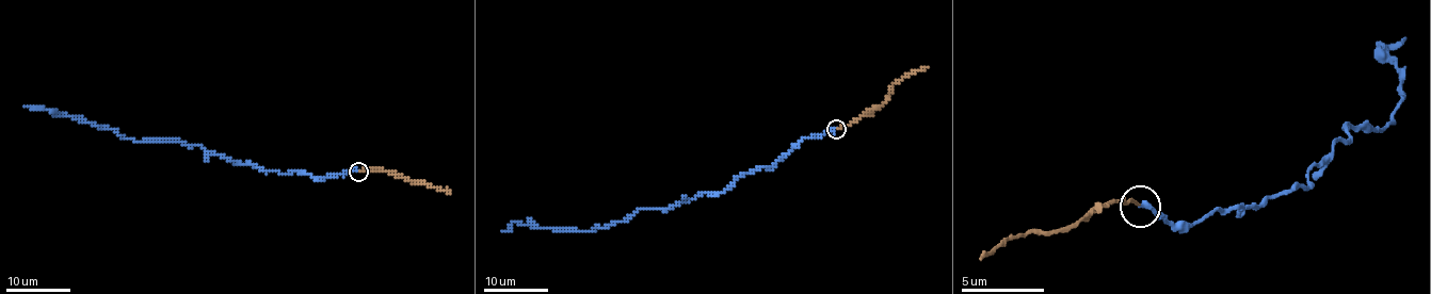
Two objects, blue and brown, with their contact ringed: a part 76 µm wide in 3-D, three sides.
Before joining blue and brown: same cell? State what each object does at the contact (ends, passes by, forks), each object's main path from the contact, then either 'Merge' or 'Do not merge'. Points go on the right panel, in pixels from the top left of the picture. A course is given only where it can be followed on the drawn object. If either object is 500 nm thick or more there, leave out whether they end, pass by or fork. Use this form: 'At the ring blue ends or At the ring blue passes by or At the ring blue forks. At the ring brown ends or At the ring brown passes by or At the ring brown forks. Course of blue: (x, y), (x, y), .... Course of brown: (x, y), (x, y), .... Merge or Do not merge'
At the ring blue ends. At the ring brown ends. Course of blue: (1141, 208), (1187, 224), (1306, 186), (1344, 129), (1394, 120), (1402, 79), (1381, 43), (1405, 38). Course of brown: (1141, 203), (1124, 199), (1099, 203), (1066, 228), (1009, 237), (979, 261). Merge

